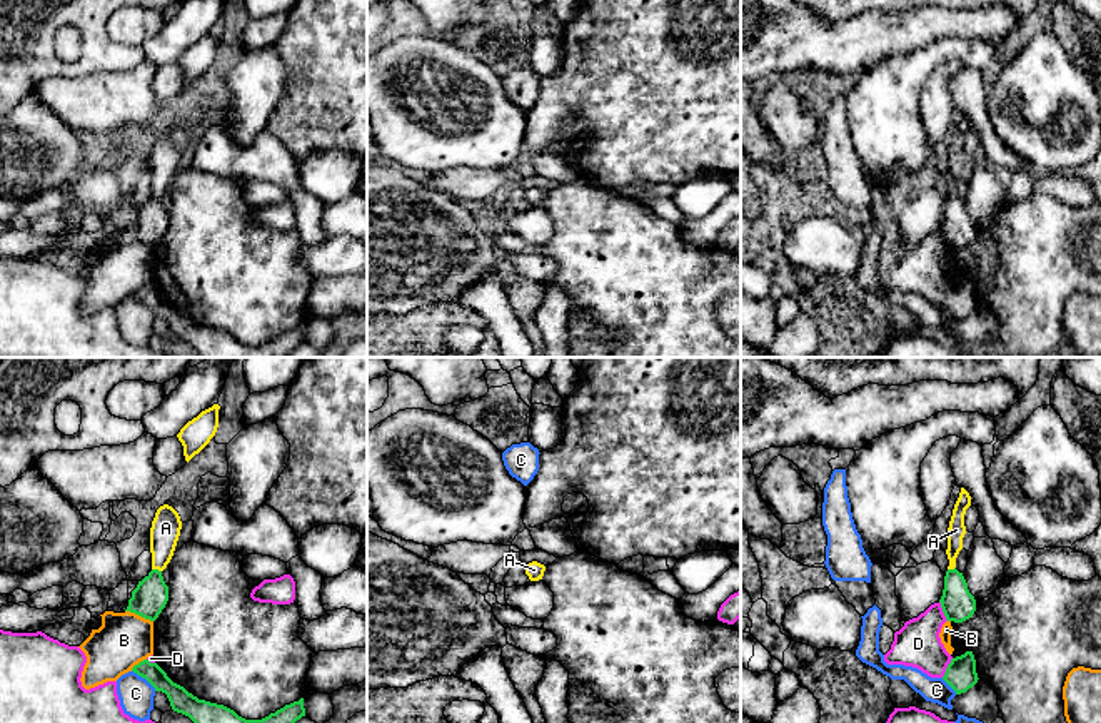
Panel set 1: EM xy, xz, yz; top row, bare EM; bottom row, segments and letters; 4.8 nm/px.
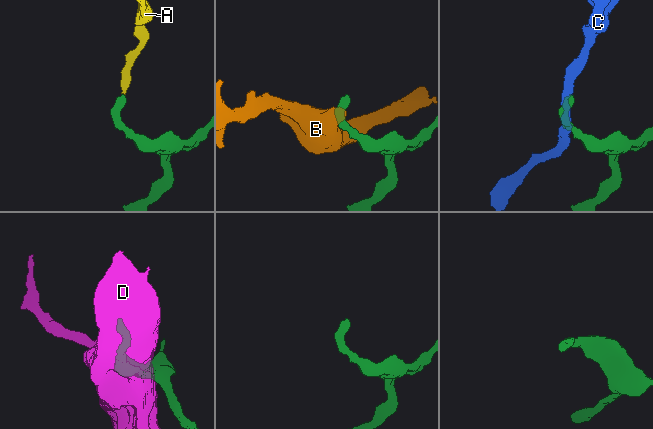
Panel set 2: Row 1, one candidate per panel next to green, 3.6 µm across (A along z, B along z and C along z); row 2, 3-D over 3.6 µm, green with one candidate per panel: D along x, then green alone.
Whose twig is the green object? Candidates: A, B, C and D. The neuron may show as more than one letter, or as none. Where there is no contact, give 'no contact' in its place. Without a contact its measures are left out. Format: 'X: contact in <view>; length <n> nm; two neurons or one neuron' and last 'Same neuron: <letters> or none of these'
A: contact in xy; length 50 nm; one neuron
B: contact in xy; length 150 nm; two neurons
C: contact in xy; length 160 nm; two neurons
D: contact in yz; length 110 nm; two neurons
Same neuron: A

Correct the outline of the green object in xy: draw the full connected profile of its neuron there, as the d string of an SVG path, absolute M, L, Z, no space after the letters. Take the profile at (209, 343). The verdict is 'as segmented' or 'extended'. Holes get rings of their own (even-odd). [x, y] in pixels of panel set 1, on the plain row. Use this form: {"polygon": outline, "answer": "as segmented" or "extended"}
{"polygon": "M143 286L132 297L145 304L155 317L165 319L172 336L189 342L200 357L289 357L305 342L304 324L300 324L262 346L245 346L224 331L199 326L173 309L157 289Z", "answer": "as segmented"}

